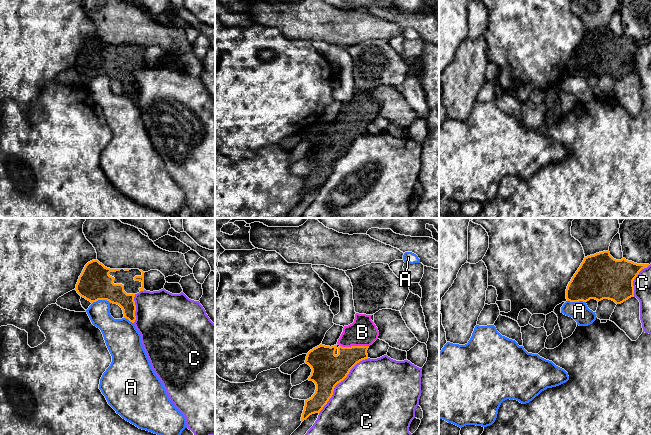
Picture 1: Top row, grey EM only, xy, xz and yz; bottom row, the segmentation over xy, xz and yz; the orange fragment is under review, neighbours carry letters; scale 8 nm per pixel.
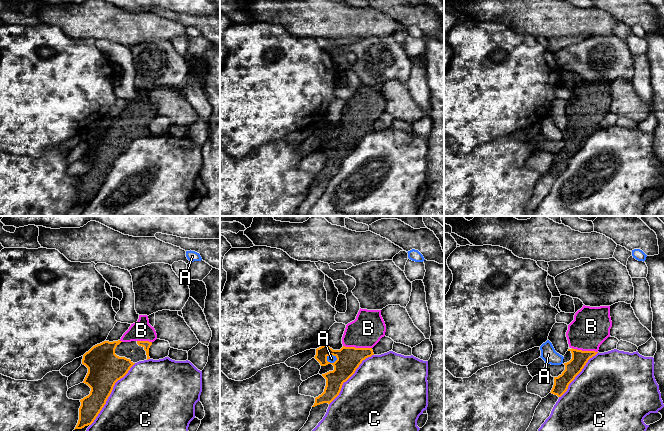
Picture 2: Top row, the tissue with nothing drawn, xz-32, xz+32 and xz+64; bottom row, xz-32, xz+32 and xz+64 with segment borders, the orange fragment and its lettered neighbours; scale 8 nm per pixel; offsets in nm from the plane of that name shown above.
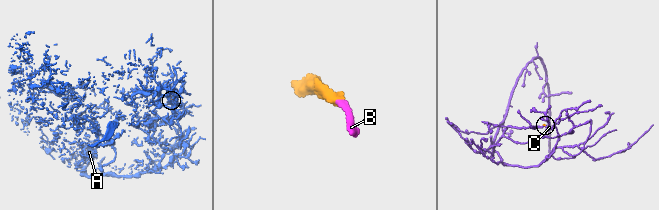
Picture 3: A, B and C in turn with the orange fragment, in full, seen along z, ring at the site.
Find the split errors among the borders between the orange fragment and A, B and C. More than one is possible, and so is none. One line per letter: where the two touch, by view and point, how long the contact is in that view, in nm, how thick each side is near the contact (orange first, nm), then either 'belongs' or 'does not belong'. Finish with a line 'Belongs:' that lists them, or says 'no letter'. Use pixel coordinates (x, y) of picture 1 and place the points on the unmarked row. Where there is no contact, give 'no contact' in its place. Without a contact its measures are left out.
A: meets orange in xy at (101, 75); contact 150 nm long; 260 nm thick on the orange side, 180 nm on the other; does not belong
B: meets orange in xz at (354, 122); contact 240 nm long; 240 nm thick on the orange side, 220 nm on the other; belongs
C: meets orange in xz at (339, 158); contact 600 nm long; 260 nm thick on the orange side, 480 nm on the other; does not belong
Belongs: B

